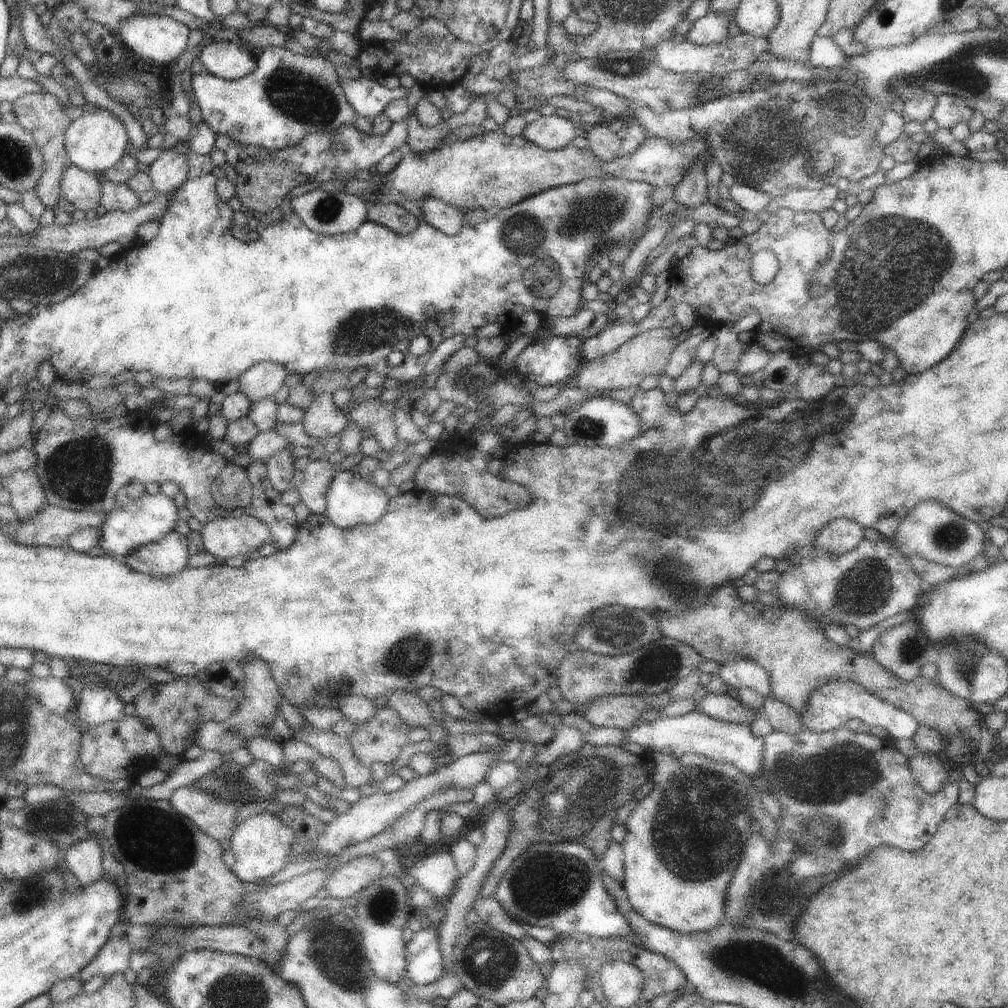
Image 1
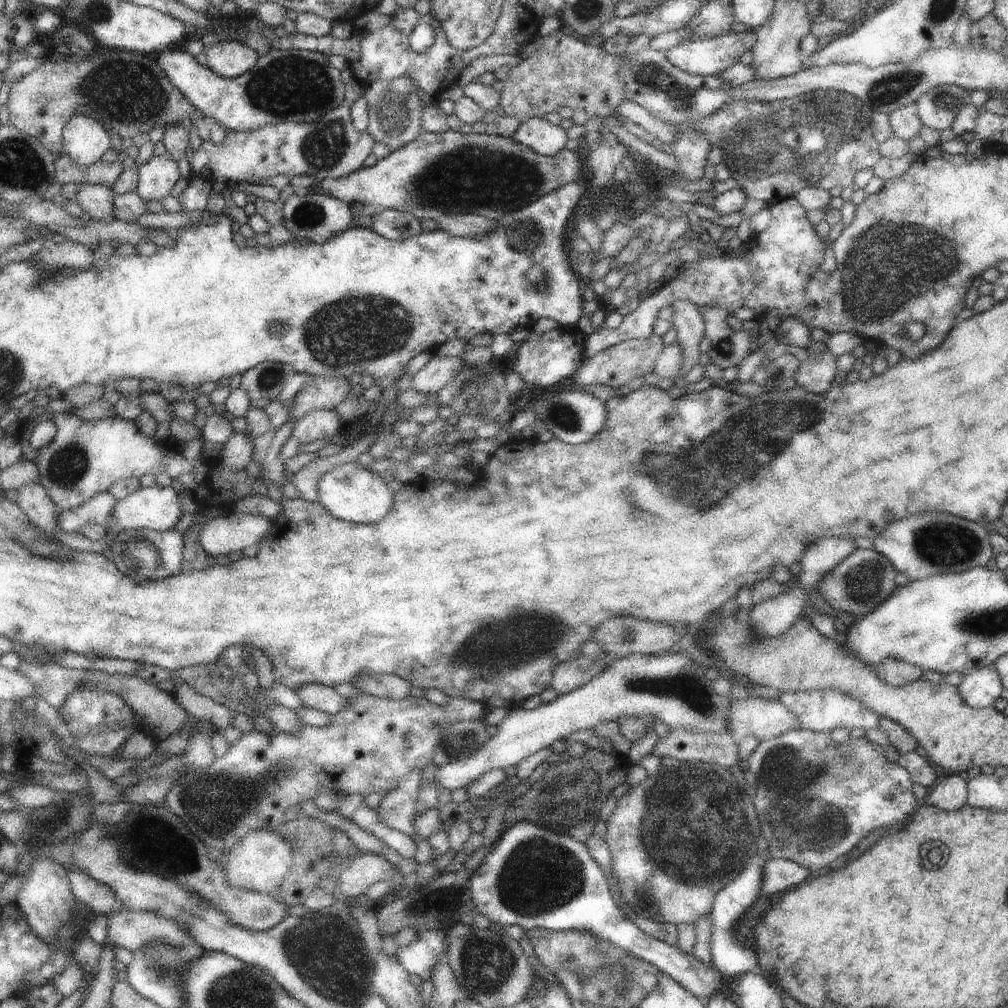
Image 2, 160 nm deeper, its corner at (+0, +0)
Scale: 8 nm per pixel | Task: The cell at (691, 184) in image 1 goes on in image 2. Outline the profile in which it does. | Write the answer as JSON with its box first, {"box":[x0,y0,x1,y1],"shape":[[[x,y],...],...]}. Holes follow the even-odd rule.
{"box":[673,130,711,182],"shape":[[[690,130],[681,134],[679,140],[673,143],[673,154],[678,162],[675,170],[678,178],[686,178],[692,182],[704,178],[704,168],[711,150],[708,140],[704,132]]]}

